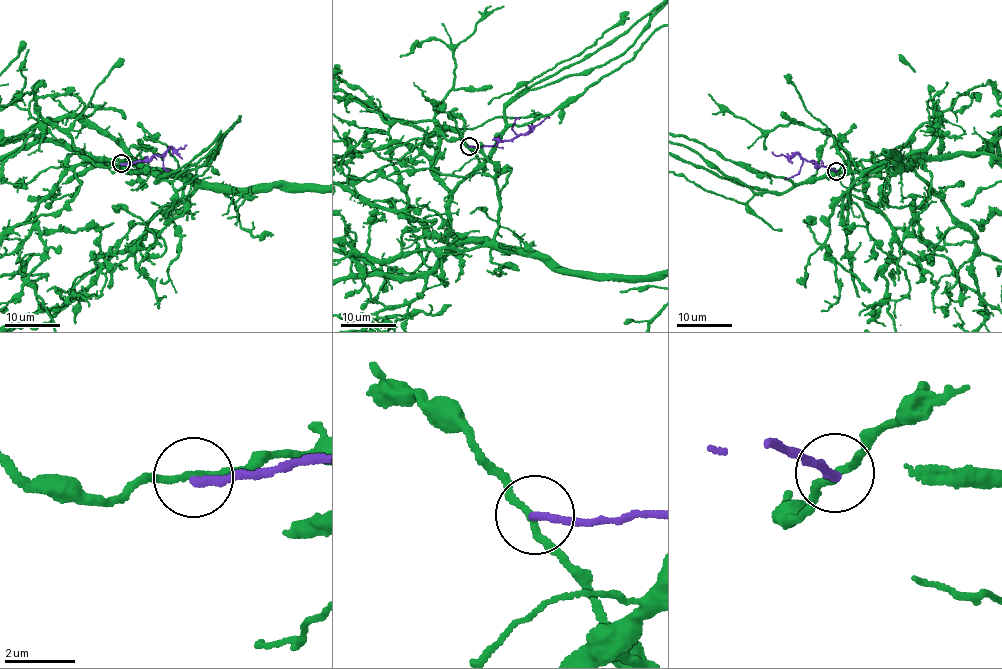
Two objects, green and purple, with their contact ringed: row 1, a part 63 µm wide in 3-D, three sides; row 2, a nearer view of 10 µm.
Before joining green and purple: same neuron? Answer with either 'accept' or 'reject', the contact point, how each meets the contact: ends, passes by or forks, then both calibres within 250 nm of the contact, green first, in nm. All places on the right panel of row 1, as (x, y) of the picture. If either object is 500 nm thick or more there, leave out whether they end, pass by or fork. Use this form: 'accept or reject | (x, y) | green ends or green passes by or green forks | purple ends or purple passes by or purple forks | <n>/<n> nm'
reject | (836, 171) | green passes by | purple ends | 190/240 nm

